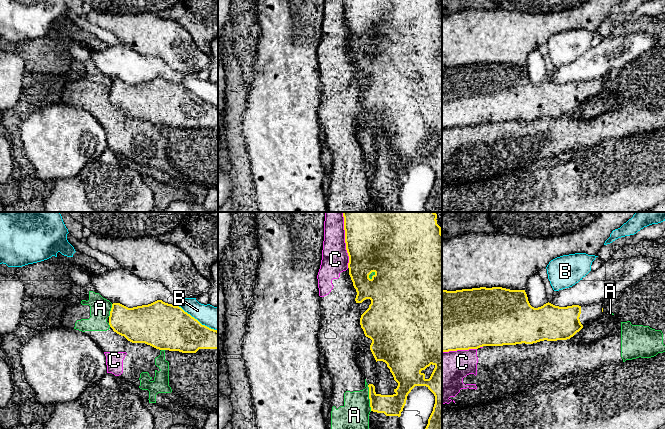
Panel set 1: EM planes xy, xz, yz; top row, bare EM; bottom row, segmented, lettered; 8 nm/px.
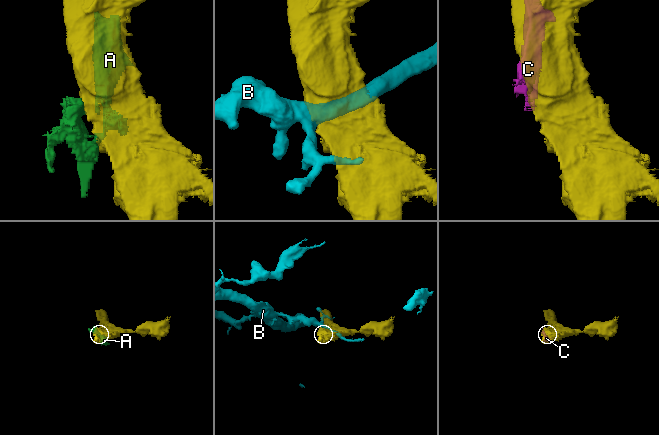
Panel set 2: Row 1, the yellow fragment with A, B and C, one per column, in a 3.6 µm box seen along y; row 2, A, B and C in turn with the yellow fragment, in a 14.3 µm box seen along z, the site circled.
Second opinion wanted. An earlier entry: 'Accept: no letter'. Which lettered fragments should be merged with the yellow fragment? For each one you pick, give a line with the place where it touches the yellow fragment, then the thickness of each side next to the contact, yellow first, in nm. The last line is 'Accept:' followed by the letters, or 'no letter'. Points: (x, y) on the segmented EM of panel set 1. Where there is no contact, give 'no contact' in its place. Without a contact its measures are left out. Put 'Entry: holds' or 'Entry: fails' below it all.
Accept: no letter
Entry: holds

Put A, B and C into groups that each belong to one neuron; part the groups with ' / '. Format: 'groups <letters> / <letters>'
groups A C / B

